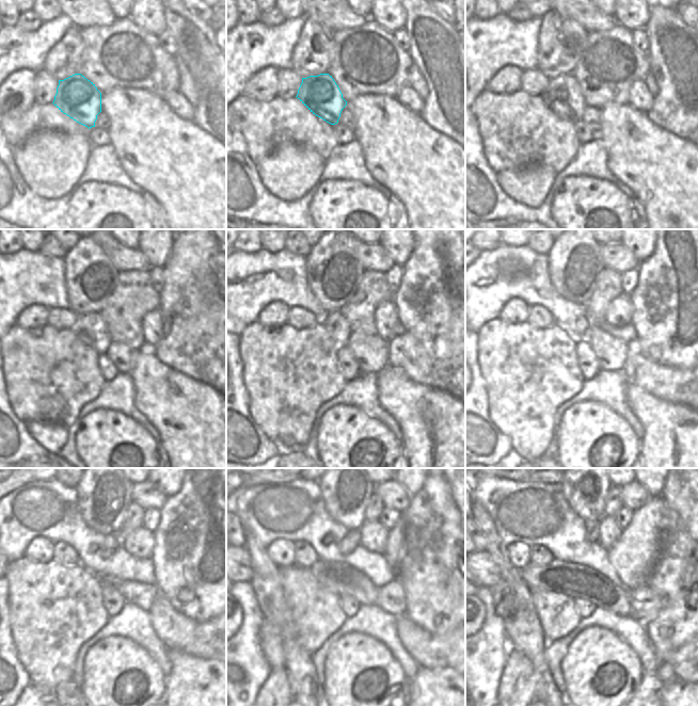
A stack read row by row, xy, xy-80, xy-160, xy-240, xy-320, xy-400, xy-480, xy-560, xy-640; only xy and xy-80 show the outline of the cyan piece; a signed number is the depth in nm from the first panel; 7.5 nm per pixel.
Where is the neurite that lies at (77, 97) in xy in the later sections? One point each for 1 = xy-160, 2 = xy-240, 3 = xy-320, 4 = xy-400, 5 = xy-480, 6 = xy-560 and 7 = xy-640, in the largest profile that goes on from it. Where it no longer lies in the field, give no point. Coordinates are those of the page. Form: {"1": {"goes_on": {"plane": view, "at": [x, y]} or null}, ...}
{"1": {"goes_on": {"plane": "xy-160", "at": [564, 96]}}, "2": {"goes_on": {"plane": "xy-240", "at": [91, 328]}}, "3": {"goes_on": {"plane": "xy-320", "at": [338, 327]}}, "4": {"goes_on": {"plane": "xy-400", "at": [578, 325]}}, "5": {"goes_on": {"plane": "xy-480", "at": [104, 552]}}, "6": {"goes_on": {"plane": "xy-560", "at": [351, 540]}}, "7": {"goes_on": {"plane": "xy-640", "at": [591, 525]}}}

